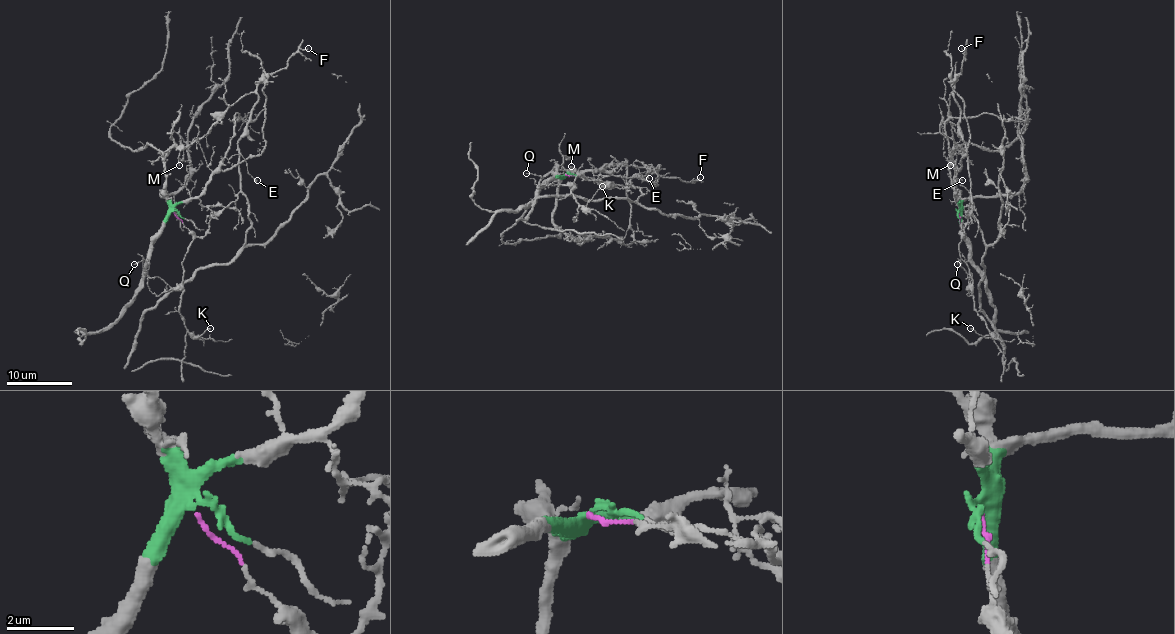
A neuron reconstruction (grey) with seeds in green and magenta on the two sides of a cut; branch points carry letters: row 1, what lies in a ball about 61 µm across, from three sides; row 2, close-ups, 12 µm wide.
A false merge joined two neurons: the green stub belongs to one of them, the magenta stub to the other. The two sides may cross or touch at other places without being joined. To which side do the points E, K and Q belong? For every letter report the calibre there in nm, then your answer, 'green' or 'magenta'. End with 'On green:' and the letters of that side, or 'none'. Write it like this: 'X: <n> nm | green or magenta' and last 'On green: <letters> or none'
E: 80 nm | green
K: 110 nm | magenta
Q: 110 nm | magenta
On green: E

